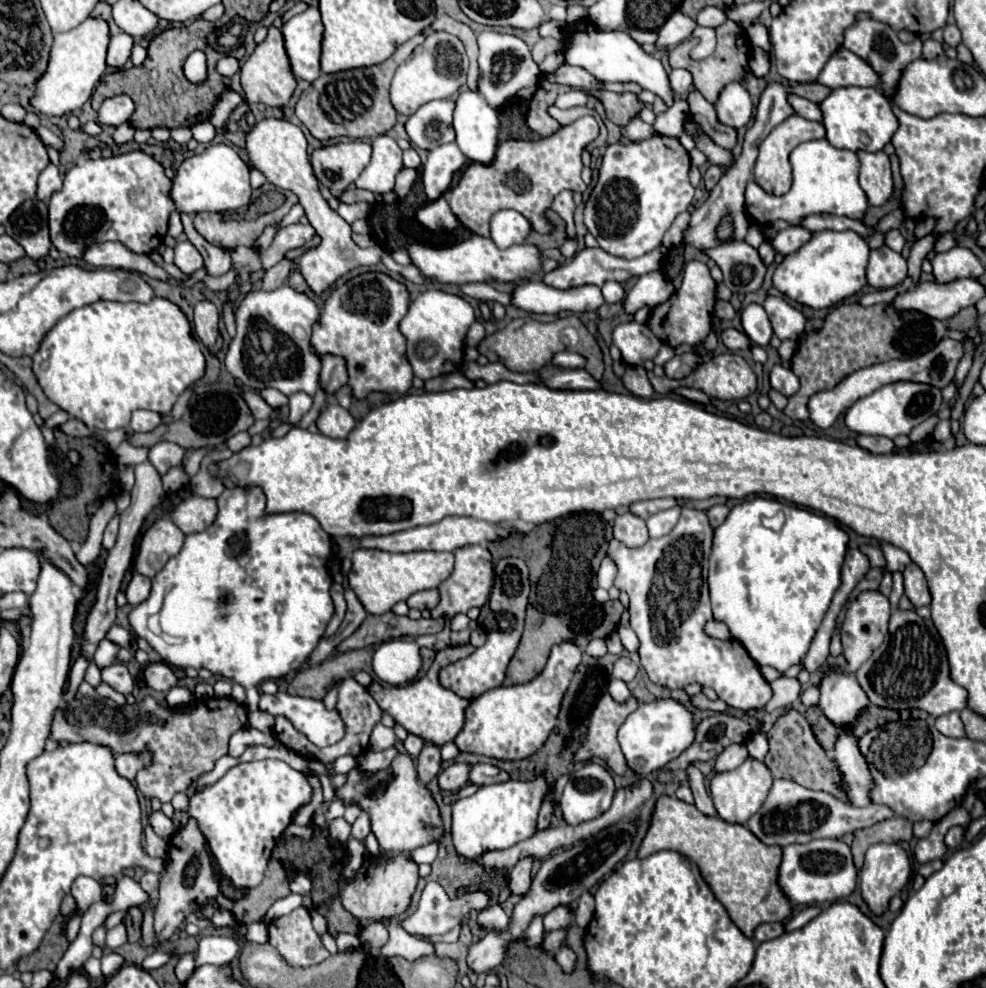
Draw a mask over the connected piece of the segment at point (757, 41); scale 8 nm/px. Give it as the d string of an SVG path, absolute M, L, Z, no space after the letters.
M752 22L752 24L746 28L746 32L748 32L748 40L750 40L752 46L758 46L758 48L770 52L772 46L770 46L770 38L768 38L766 26L762 26L760 22Z

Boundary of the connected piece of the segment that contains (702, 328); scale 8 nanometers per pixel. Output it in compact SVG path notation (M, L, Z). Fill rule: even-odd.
M688 262L684 268L684 280L680 290L676 290L668 302L656 306L652 310L652 316L648 320L648 326L652 332L668 346L700 346L710 334L710 320L716 300L716 282L710 276L710 270L702 262Z

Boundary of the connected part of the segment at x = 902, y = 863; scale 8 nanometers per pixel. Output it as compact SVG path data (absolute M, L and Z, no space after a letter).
M874 844L868 848L864 866L860 872L860 892L868 908L882 916L888 910L888 902L892 896L900 894L900 890L906 886L911 877L911 862L908 854L898 844Z

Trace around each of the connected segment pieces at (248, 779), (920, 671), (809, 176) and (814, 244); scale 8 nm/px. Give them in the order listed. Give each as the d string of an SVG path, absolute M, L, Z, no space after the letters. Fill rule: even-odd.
M252 760L252 762L246 762L246 764L242 762L234 768L230 768L212 786L198 788L196 782L190 782L188 798L190 798L188 810L186 812L184 810L174 810L174 814L172 814L172 822L174 822L176 830L184 828L190 818L194 818L198 822L202 834L206 836L208 844L210 844L210 850L212 850L212 854L218 862L220 872L226 878L230 878L236 888L252 888L252 886L262 882L264 864L268 864L270 854L276 846L276 840L282 836L282 832L290 824L290 818L296 812L296 808L304 806L312 800L312 786L304 778L304 774L290 768L282 760L262 760L262 762Z
M896 610L890 616L890 632L880 648L860 666L858 684L876 706L894 710L920 708L934 718L968 706L968 690L950 678L946 646L932 620L924 620L916 610Z
M810 140L794 148L790 154L790 164L794 170L794 182L790 192L784 196L774 196L762 190L754 180L746 186L746 212L762 226L772 226L776 220L786 220L790 226L800 224L812 214L836 214L848 218L864 218L868 210L868 198L858 184L860 162L856 152L834 148L828 140Z
M814 232L812 240L806 242L794 254L788 254L774 272L774 286L790 300L822 310L858 294L866 286L866 264L868 264L868 242L856 232Z

